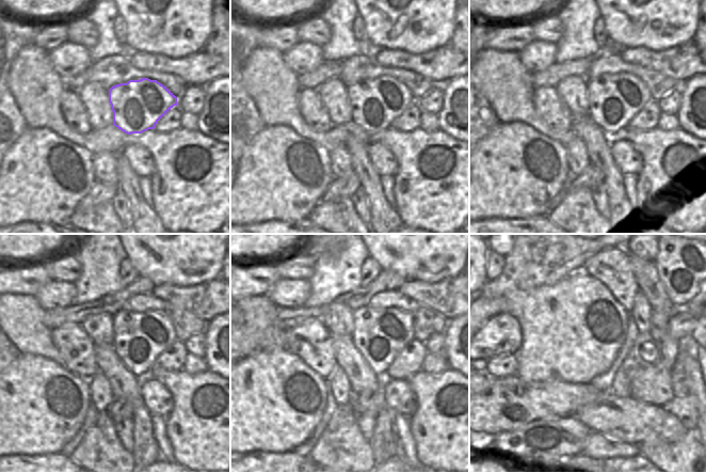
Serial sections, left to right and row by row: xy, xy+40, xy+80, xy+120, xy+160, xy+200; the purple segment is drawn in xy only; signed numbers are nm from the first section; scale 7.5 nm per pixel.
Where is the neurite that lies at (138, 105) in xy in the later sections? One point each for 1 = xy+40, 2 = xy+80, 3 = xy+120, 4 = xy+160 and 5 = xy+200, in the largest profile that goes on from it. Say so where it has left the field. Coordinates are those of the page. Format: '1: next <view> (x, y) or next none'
1: next xy+40 (375, 103)
2: next xy+80 (625, 95)
3: next xy+120 (161, 335)
4: next xy+160 (400, 325)
5: next xy+200 (624, 315)

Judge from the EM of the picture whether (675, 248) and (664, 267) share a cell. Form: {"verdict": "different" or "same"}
{"verdict": "same"}

